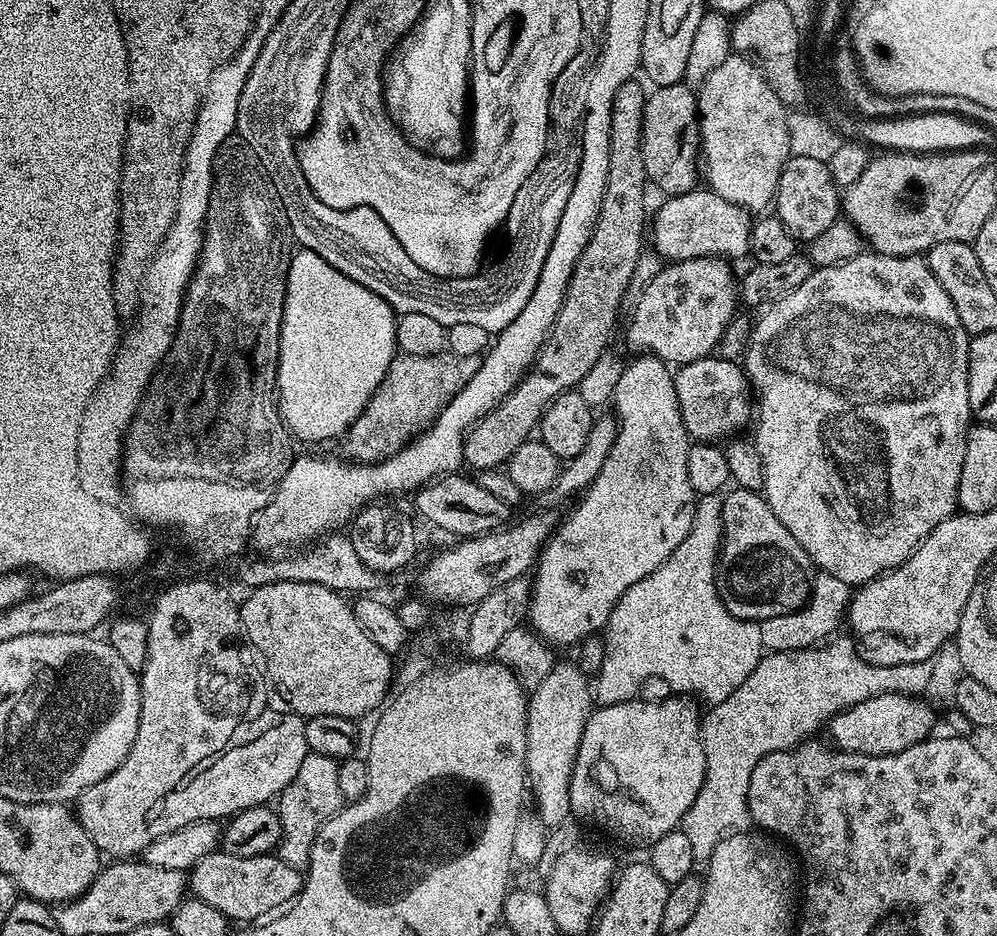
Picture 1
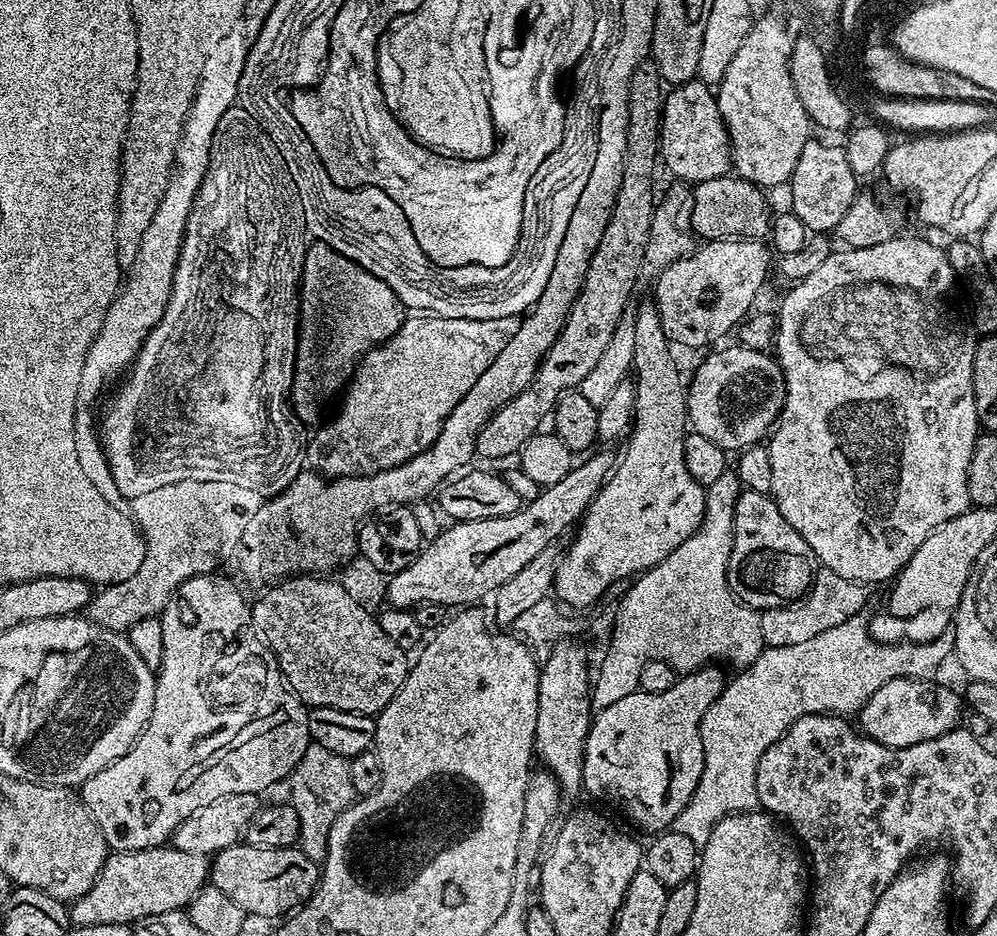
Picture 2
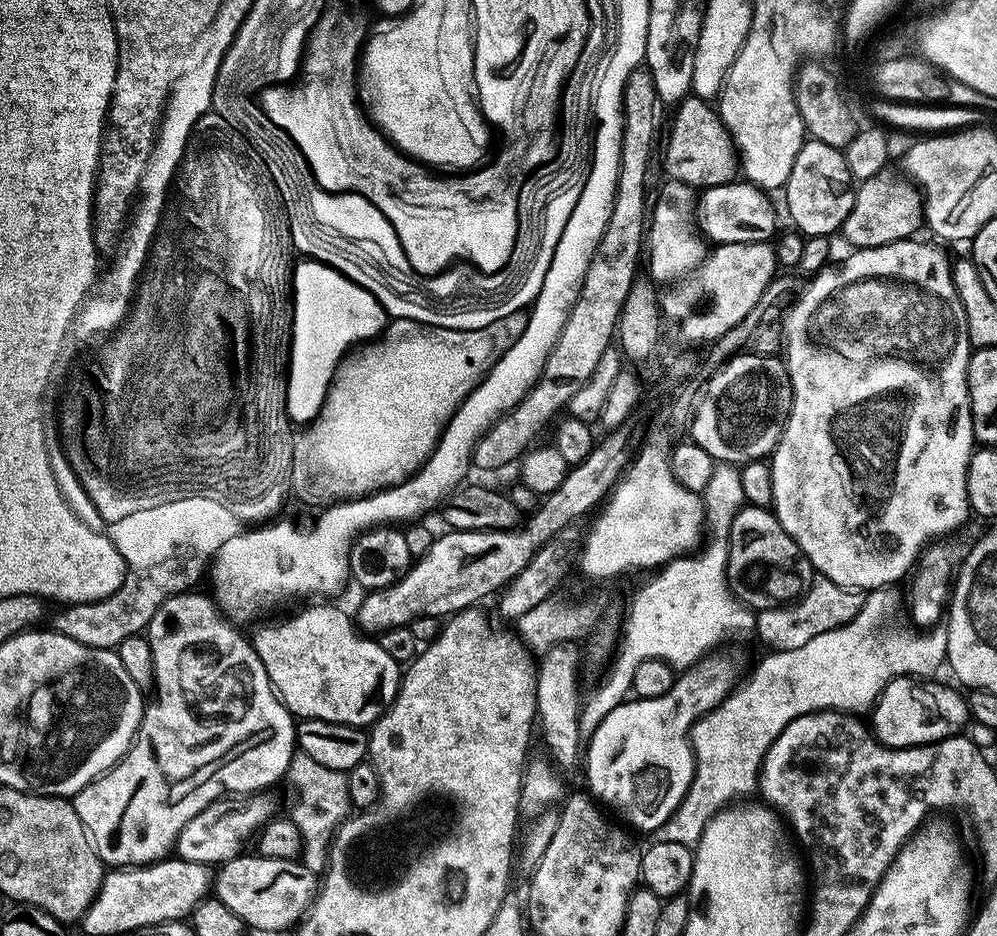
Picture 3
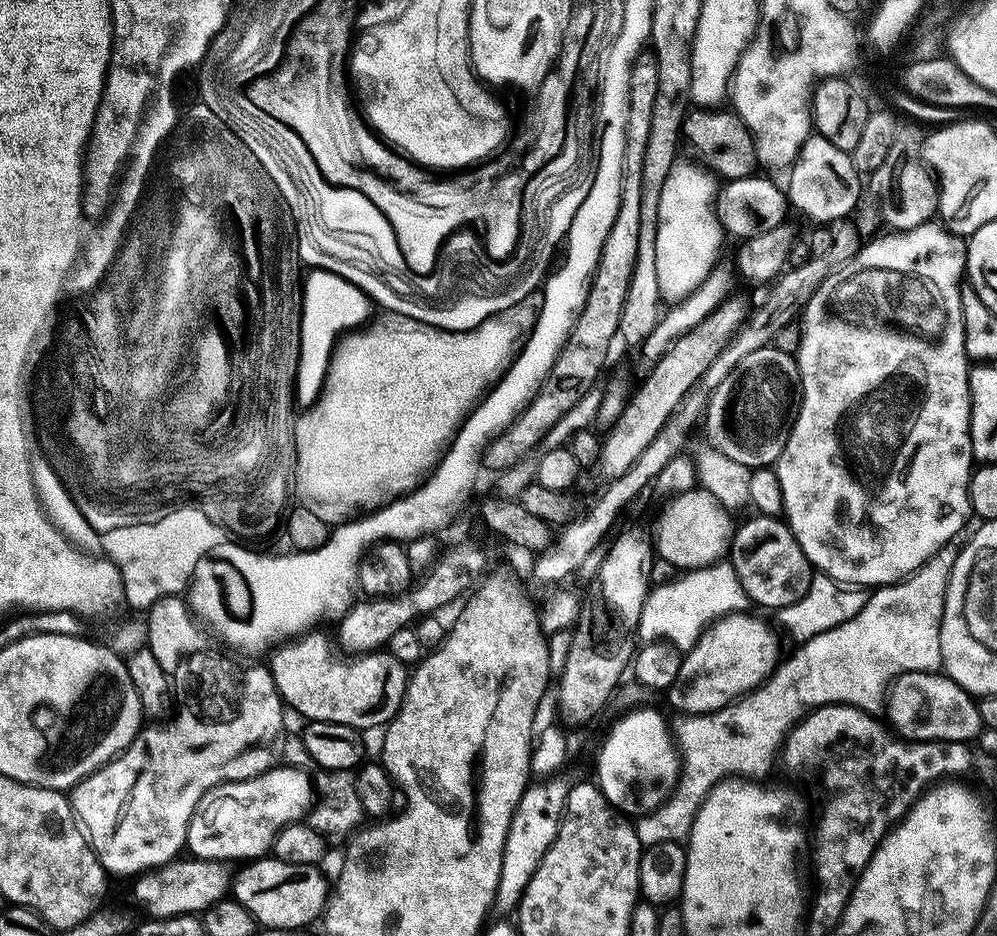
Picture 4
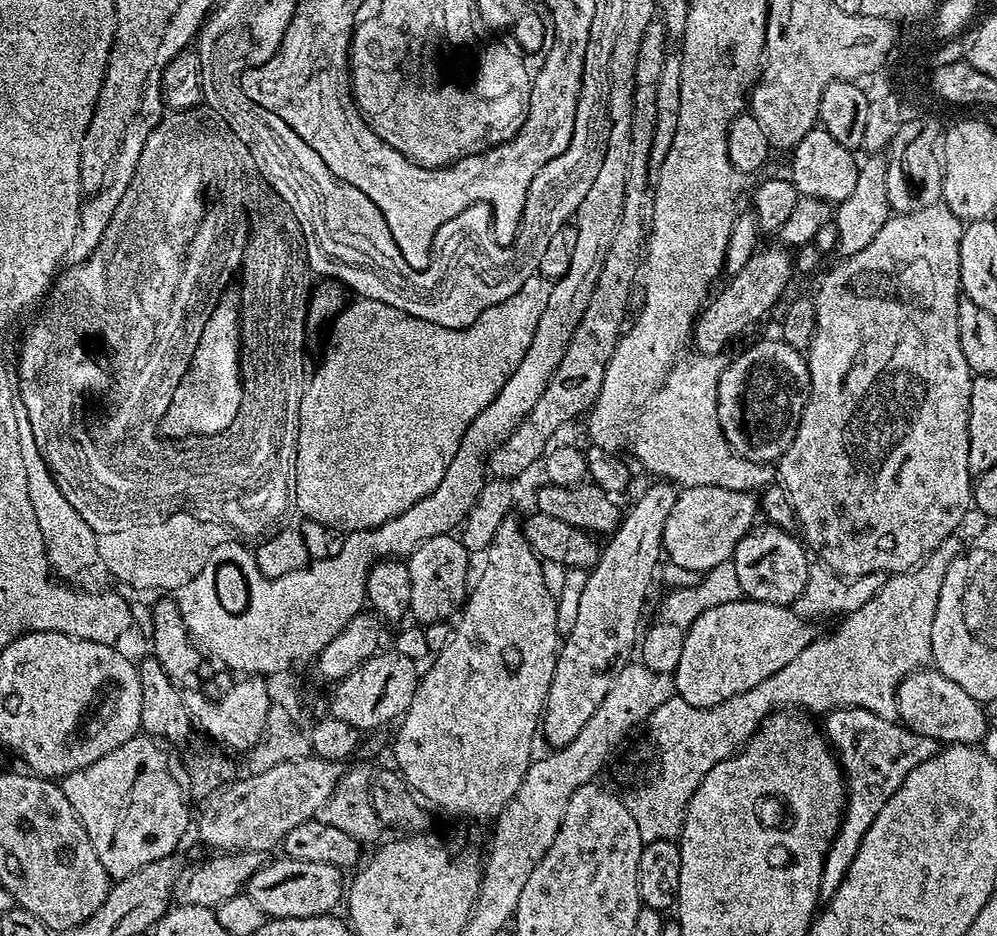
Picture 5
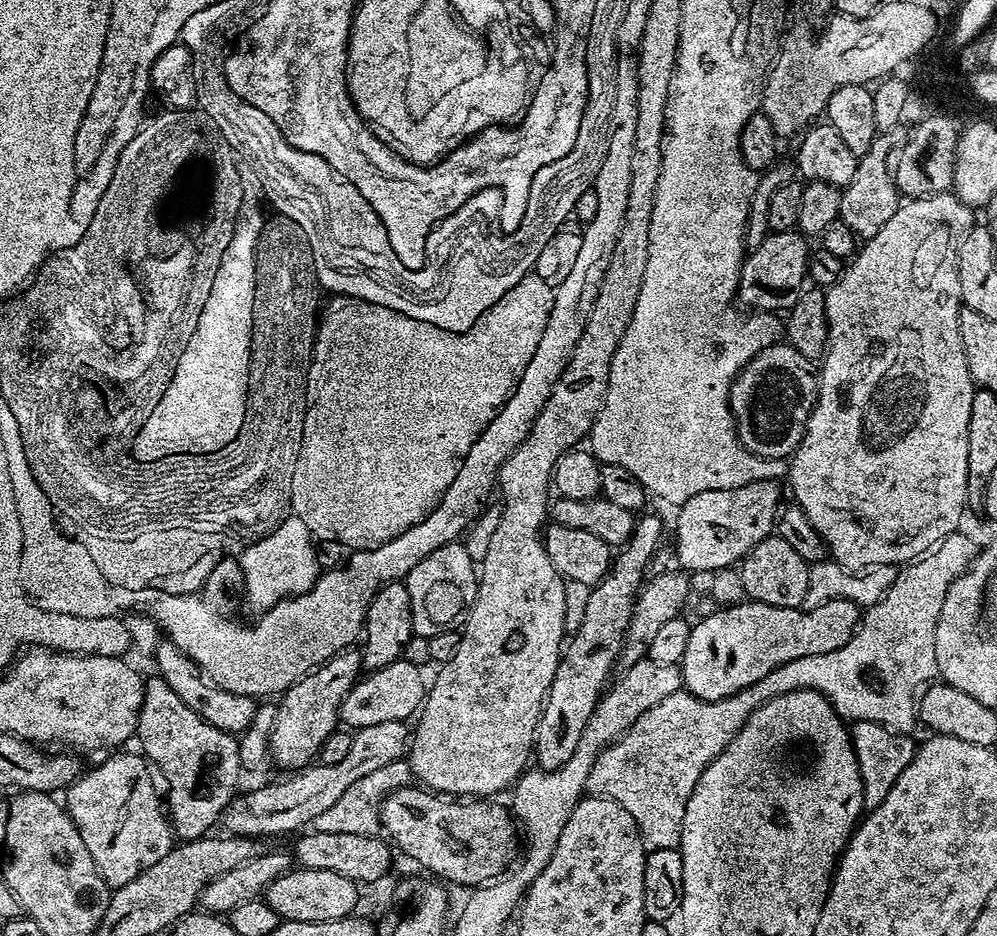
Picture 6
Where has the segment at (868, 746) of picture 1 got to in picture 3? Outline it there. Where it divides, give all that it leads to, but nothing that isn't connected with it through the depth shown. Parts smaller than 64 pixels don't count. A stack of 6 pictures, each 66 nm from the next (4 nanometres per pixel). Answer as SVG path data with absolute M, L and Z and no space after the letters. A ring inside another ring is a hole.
M914 676L891 680L870 712L870 727L876 739L891 748L912 748L916 744L932 744L935 740L961 735L970 724L967 699L954 689L935 682L932 678Z

